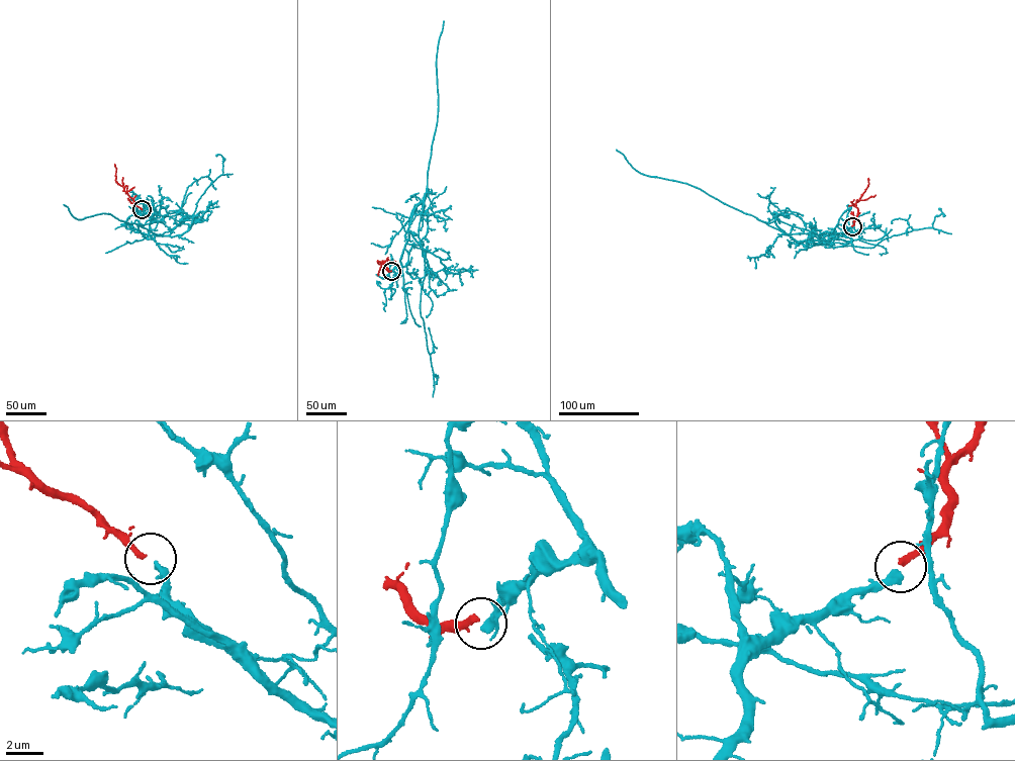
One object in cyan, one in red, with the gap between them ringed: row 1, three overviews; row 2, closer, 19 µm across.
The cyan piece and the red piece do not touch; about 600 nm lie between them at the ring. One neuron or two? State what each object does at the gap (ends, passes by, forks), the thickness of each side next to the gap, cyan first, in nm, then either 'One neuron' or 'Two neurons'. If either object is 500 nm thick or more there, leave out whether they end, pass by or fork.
At the ring cyan ends. At the ring red ends. Thickness 420 nm (cyan) against 300 nm. One neuron

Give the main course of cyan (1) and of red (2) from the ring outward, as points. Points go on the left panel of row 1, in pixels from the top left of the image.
1: (143, 209), (152, 218), (146, 238), (153, 239), (156, 233), (110, 214), (78, 219), (63, 204)
2: (142, 209), (116, 182), (114, 164)

